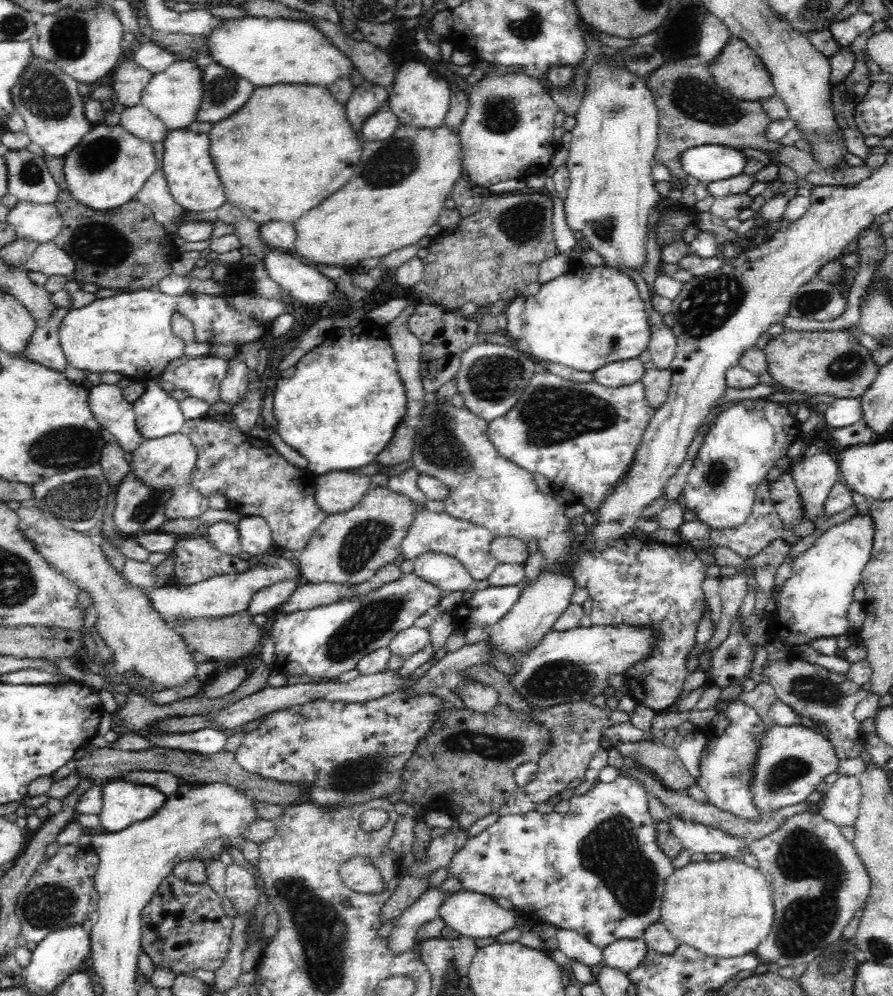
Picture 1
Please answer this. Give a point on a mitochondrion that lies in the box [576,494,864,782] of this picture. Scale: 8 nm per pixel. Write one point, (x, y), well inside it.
(815, 689)

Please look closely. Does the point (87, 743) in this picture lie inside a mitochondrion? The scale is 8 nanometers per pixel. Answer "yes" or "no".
no

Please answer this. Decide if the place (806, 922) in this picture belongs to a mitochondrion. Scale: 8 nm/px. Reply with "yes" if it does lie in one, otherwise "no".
yes

